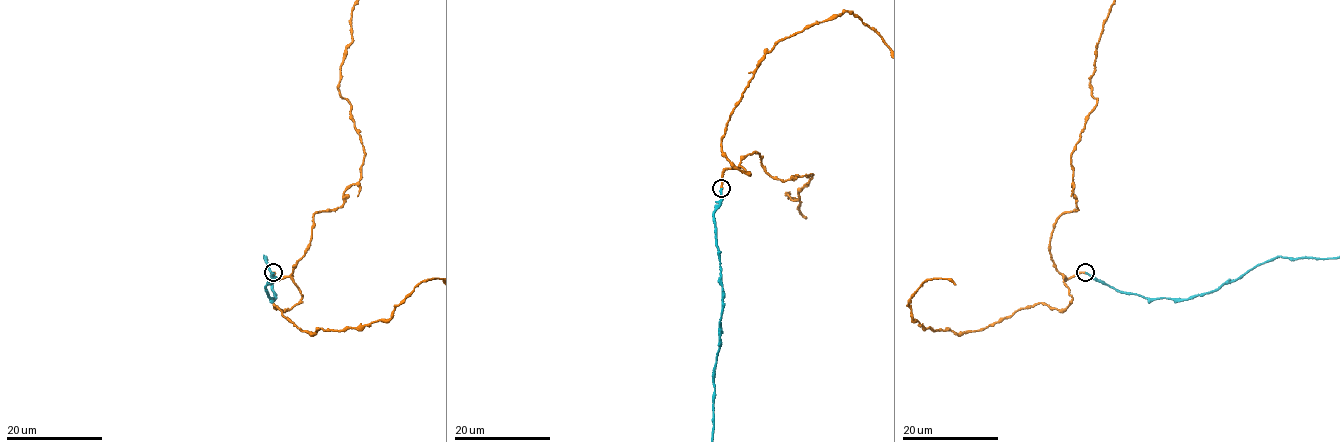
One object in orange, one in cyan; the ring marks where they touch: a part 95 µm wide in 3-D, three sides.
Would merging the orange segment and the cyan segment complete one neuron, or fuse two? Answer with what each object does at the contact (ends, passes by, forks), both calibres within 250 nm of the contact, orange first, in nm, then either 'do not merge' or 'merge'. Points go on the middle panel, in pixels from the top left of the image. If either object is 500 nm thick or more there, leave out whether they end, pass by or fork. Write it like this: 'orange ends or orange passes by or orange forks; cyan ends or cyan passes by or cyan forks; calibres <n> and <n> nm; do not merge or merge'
orange ends; cyan ends; calibres 320 and 240 nm; merge

